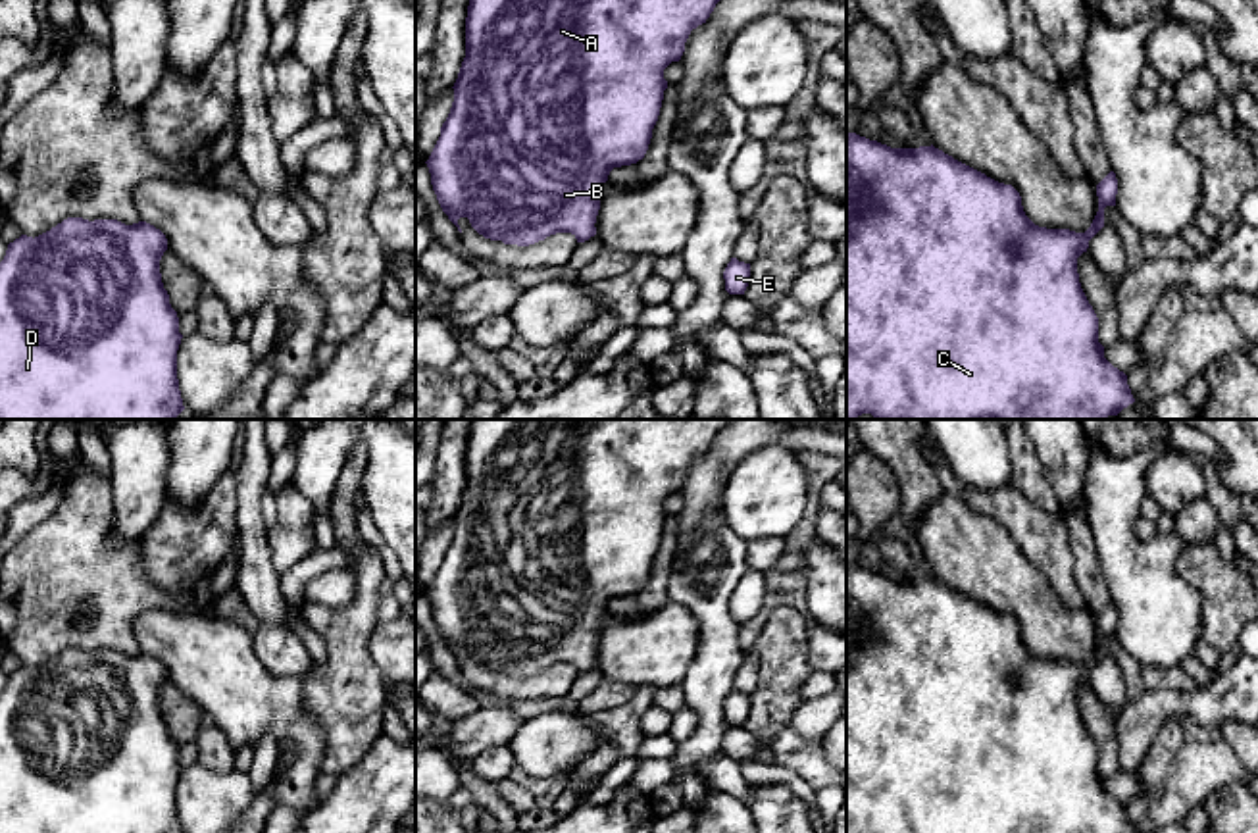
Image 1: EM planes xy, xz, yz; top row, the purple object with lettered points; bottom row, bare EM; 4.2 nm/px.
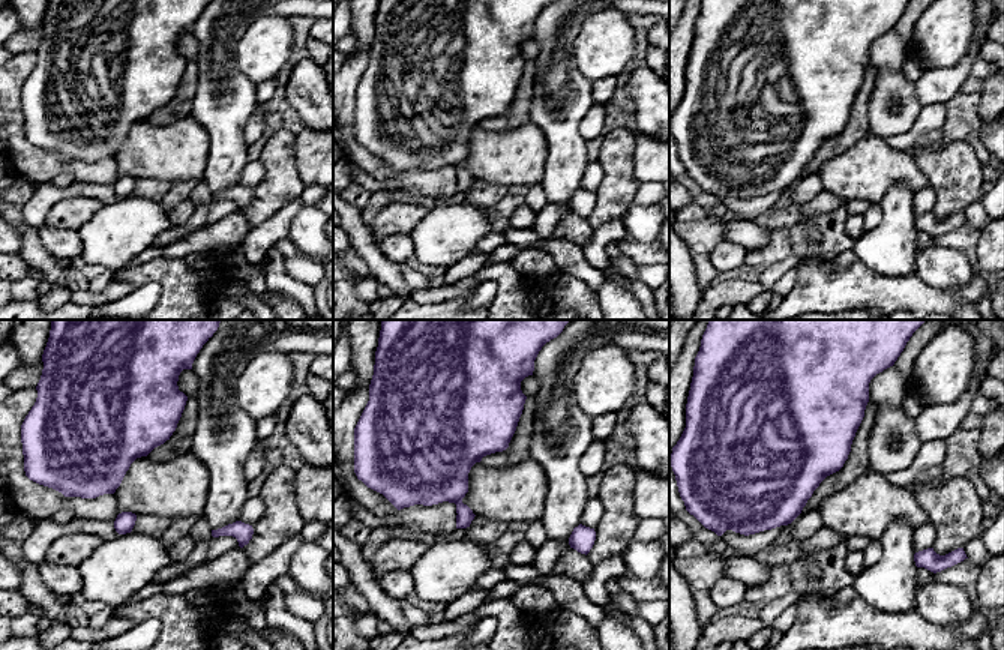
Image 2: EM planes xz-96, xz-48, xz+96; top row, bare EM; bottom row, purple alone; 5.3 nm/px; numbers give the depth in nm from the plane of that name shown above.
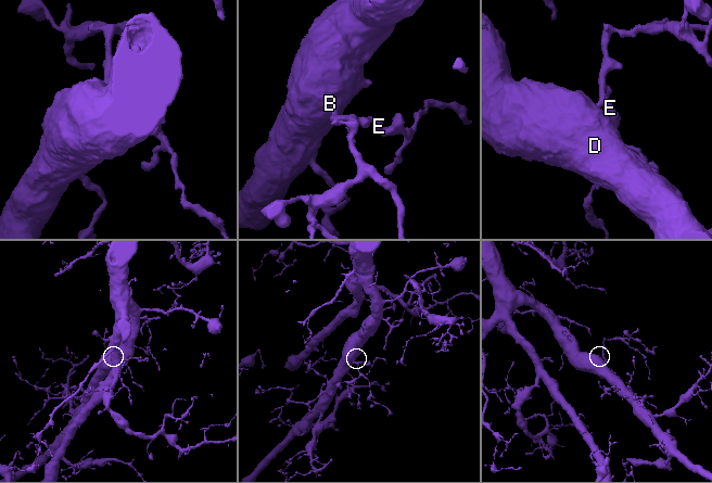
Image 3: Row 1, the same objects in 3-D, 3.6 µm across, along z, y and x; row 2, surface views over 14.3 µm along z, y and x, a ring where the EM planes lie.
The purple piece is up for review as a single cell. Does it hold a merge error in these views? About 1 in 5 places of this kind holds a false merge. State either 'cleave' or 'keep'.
keep

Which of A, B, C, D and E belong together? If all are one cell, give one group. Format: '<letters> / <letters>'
A B C D E

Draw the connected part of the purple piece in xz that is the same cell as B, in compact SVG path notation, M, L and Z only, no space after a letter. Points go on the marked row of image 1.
M469 0L465 17L465 58L454 83L454 102L440 137L425 162L437 200L448 219L462 233L458 219L467 217L471 227L491 240L529 246L556 233L571 233L577 242L596 235L596 215L604 183L614 167L631 165L644 158L652 129L658 121L667 81L664 69L679 62L692 29L706 23L719 0Z

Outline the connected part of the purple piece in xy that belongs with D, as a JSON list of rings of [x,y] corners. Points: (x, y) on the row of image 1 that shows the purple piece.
[[[67,217],[35,239],[21,235],[8,244],[0,262],[0,419],[177,419],[185,410],[177,379],[177,350],[183,335],[162,283],[160,260],[165,250],[165,235],[146,221],[125,225],[117,219],[83,217]]]

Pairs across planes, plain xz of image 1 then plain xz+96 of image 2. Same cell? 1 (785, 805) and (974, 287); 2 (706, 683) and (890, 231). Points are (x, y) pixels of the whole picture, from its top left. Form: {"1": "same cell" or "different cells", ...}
{"1": "different cells", "2": "same cell"}

